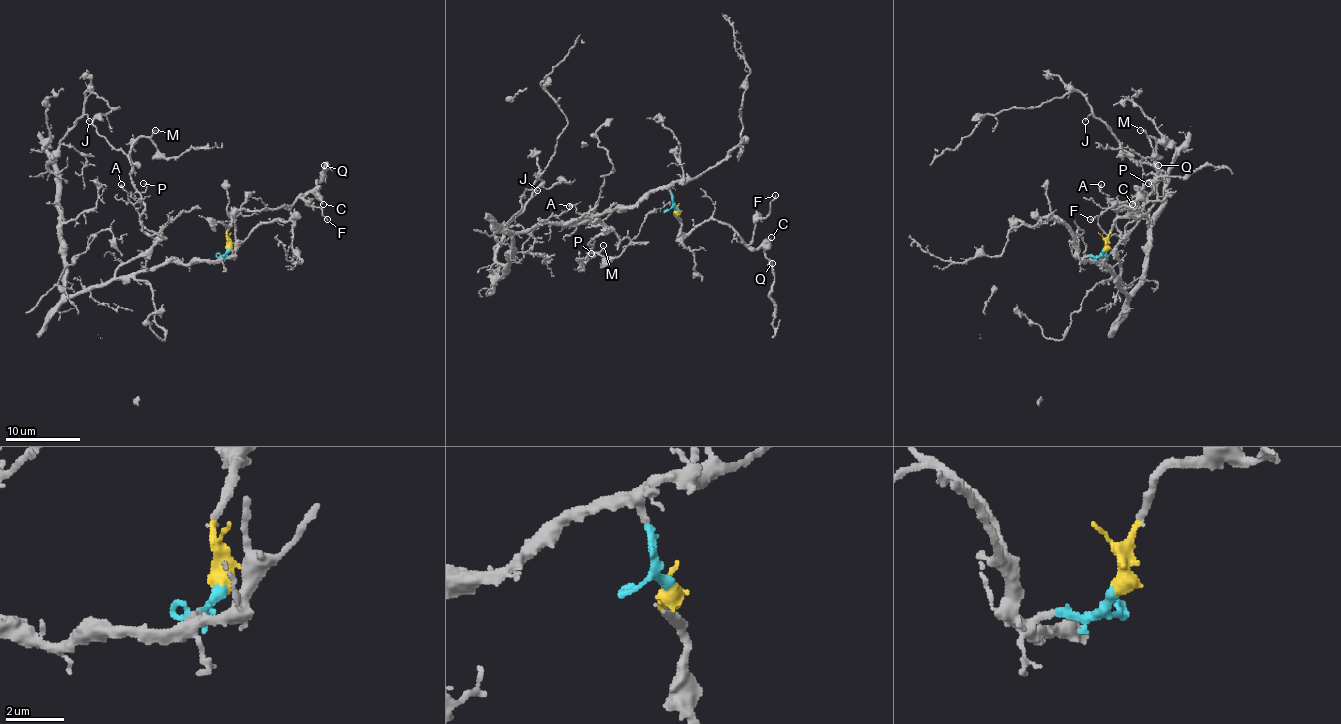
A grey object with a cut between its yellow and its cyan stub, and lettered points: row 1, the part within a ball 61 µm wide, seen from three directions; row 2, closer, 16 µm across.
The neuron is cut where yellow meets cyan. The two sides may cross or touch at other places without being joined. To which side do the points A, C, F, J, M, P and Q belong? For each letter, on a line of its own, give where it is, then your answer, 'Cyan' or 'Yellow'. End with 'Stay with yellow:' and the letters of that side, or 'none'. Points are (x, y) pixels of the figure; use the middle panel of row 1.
A: Place: (569, 206). Cyan
C: Place: (771, 237). Yellow
F: Place: (775, 195). Yellow
J: Place: (537, 190). Cyan
M: Place: (603, 245). Cyan
P: Place: (591, 253). Cyan
Q: Place: (772, 263). Yellow
Stay with yellow: C, F, Q

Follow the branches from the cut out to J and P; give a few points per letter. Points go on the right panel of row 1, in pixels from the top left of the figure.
J: (1104, 249), (1083, 261), (1102, 262), (1127, 294), (1164, 178), (1102, 122), (1085, 122)
P: (1104, 249), (1083, 261), (1104, 264), (1117, 277), (1115, 247), (1140, 219), (1142, 202), (1151, 193), (1147, 184)

